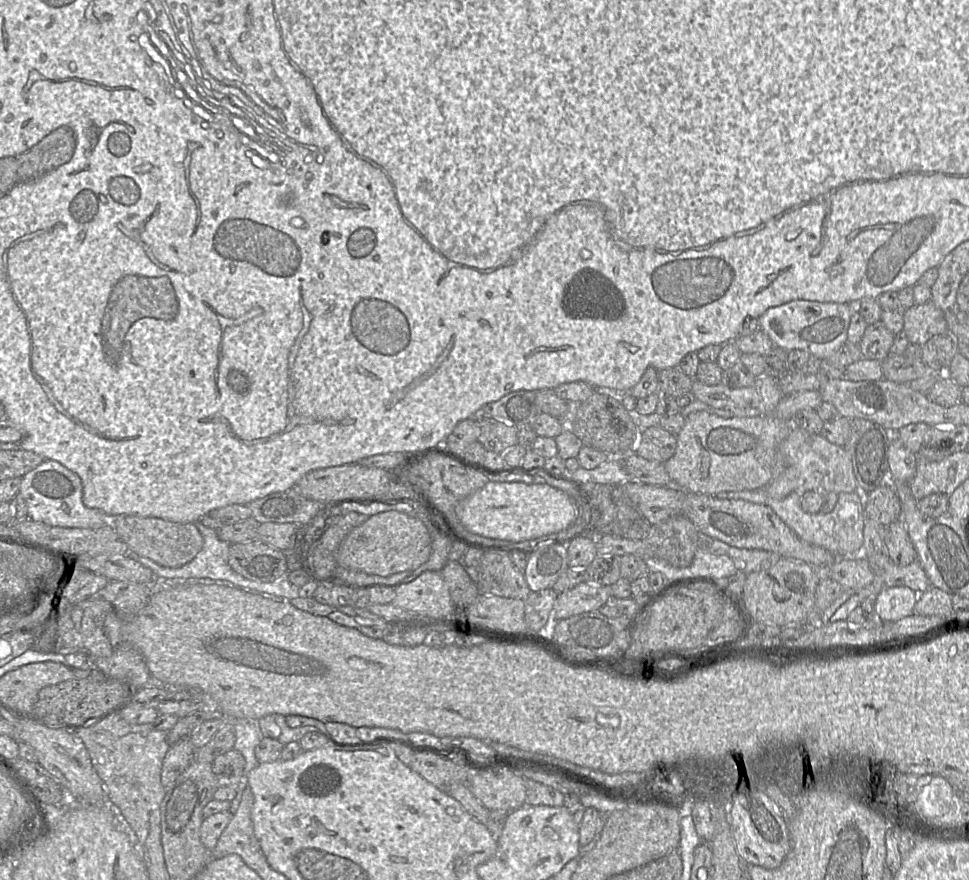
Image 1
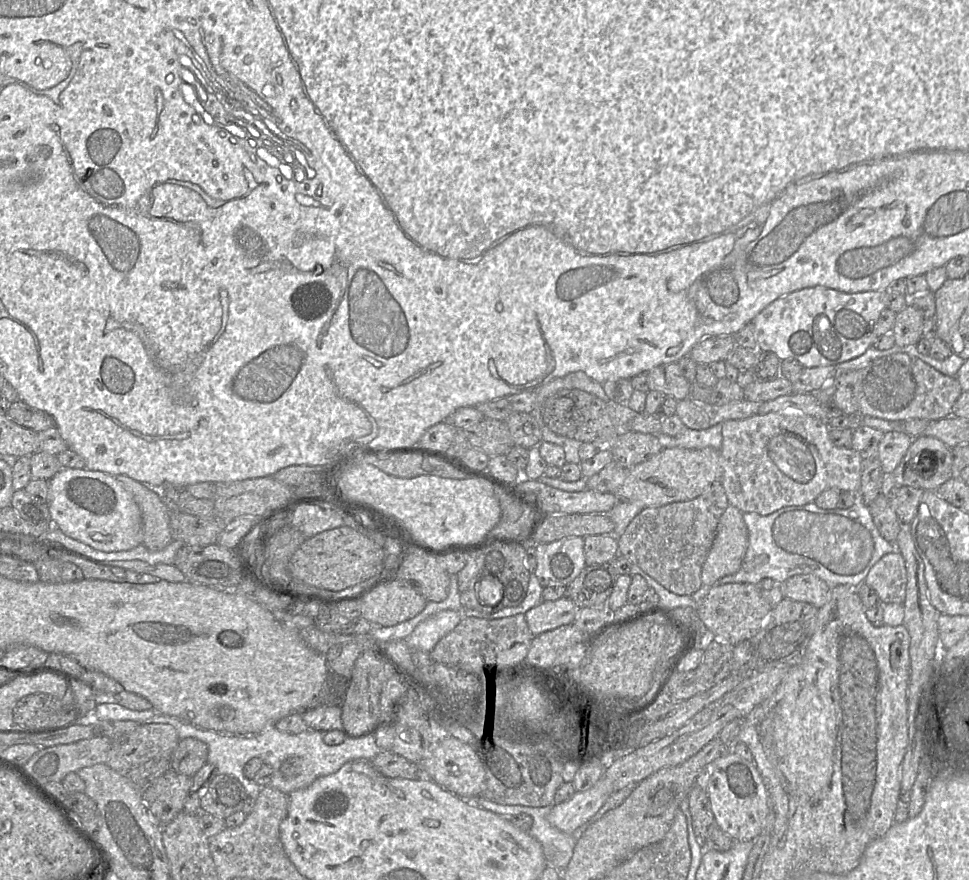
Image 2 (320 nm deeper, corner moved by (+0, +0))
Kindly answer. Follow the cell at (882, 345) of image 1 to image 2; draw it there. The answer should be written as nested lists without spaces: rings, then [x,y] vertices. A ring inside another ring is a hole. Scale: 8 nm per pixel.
[[[910,304],[897,313],[891,331],[895,345],[915,345],[921,338],[924,321],[923,312]]]

